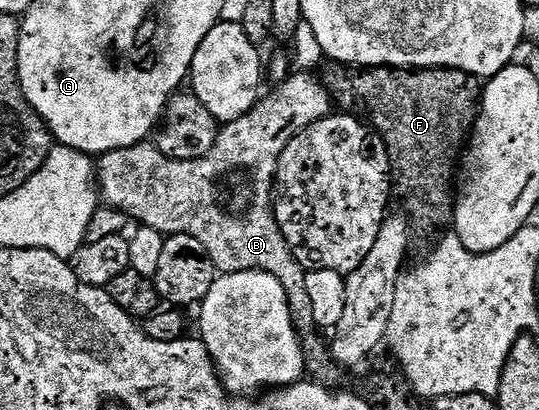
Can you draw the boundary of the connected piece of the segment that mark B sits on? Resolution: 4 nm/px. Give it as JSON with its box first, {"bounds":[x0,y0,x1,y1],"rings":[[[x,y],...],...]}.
{"bounds":[95,70,338,382],"rings":[[[309,70],[294,71],[273,88],[274,92],[266,91],[258,99],[257,105],[247,110],[247,114],[243,114],[243,118],[235,118],[230,124],[221,124],[215,138],[215,146],[211,146],[211,150],[203,158],[172,160],[157,149],[156,143],[146,142],[100,153],[95,164],[95,179],[100,199],[108,207],[118,208],[125,213],[130,221],[159,230],[166,236],[187,234],[191,238],[199,238],[207,254],[211,254],[211,262],[215,262],[218,273],[266,272],[279,278],[287,294],[293,324],[301,334],[308,375],[321,382],[330,382],[329,380],[336,378],[338,369],[331,359],[330,345],[326,341],[324,344],[316,336],[318,326],[315,314],[311,310],[311,297],[307,295],[306,269],[302,268],[291,254],[273,213],[273,185],[283,150],[291,142],[291,138],[307,130],[307,126],[330,115],[335,108],[335,101],[329,89],[325,87],[324,79],[320,75],[313,75],[317,74]]]}

